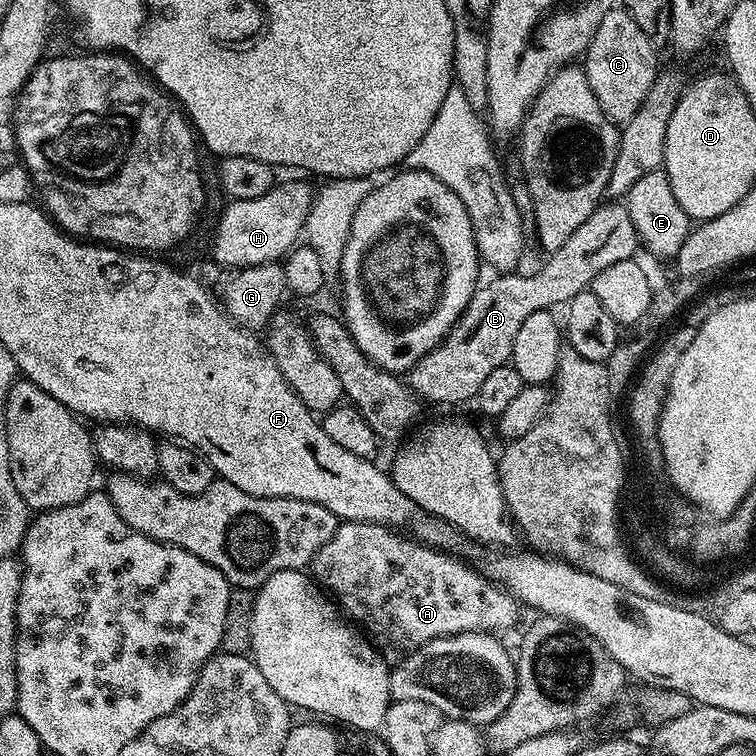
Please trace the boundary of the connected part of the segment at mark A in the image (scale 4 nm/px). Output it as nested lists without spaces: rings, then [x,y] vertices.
[[[354,520],[337,523],[336,533],[325,540],[318,554],[314,554],[310,572],[317,585],[330,594],[331,599],[355,621],[359,631],[371,640],[380,657],[395,666],[431,640],[467,632],[501,634],[519,622],[521,602],[507,588],[489,579],[479,567],[471,568],[452,555],[456,554],[430,548],[387,524]]]

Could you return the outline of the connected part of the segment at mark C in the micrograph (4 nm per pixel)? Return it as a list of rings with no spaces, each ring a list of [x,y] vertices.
[[[613,6],[606,14],[606,18],[598,22],[598,30],[594,30],[594,38],[589,42],[588,50],[582,57],[582,67],[590,82],[590,90],[594,90],[594,98],[598,98],[598,106],[602,106],[609,120],[617,125],[623,126],[627,120],[634,118],[646,94],[650,94],[658,75],[656,52],[657,45],[652,44],[650,38],[646,38],[646,34],[642,34],[638,22],[634,22],[634,18],[630,18],[630,14],[623,7]]]

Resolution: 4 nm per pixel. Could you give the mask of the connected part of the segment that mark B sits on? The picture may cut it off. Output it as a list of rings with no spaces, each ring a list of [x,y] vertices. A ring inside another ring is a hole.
[[[601,203],[594,214],[590,214],[574,234],[570,234],[569,240],[543,261],[538,274],[529,277],[500,274],[481,283],[443,342],[427,352],[406,373],[408,387],[421,401],[429,400],[432,404],[475,401],[478,390],[482,390],[482,381],[492,371],[498,370],[498,366],[511,361],[514,337],[530,314],[555,309],[555,304],[567,305],[574,294],[591,289],[594,278],[598,278],[606,266],[633,259],[637,255],[636,248],[638,241],[627,203]]]

